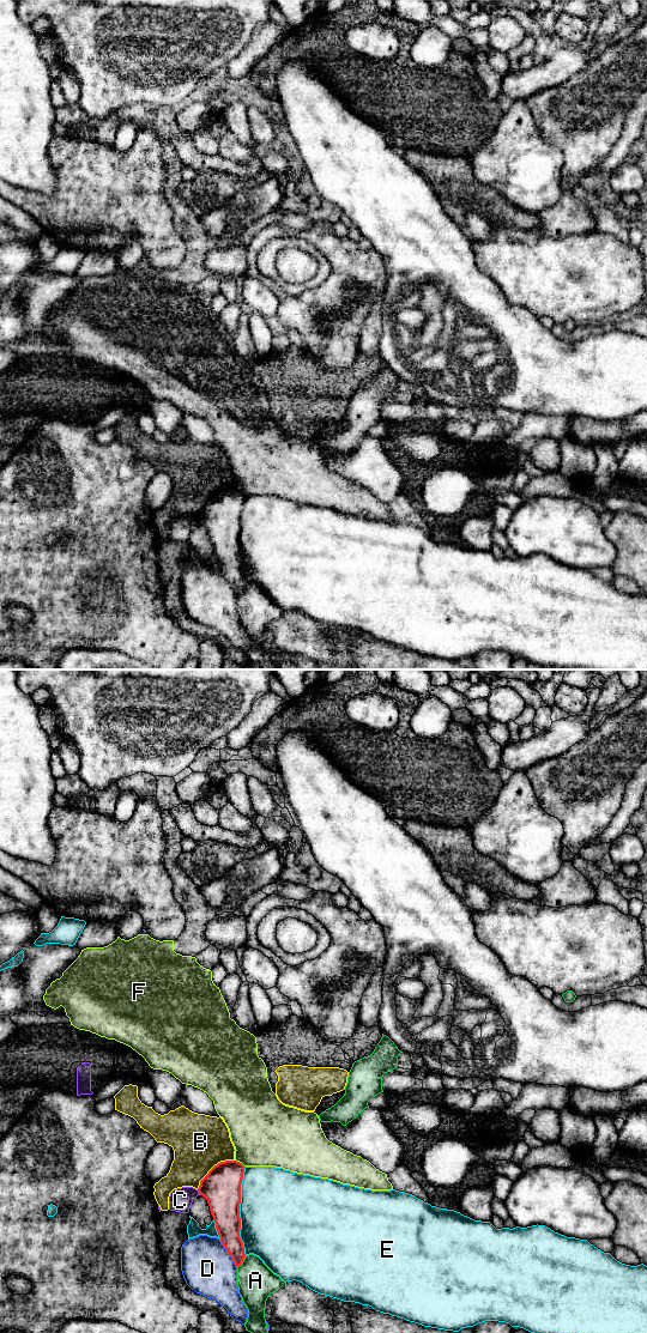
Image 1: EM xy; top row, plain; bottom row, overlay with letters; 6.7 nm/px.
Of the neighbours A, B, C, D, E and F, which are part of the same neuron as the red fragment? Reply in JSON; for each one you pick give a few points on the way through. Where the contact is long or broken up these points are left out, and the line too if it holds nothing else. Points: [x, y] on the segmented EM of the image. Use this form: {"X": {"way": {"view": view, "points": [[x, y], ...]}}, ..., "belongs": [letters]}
{"belongs": []}

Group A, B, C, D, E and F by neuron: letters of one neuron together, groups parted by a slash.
A / B C / D / E / F

